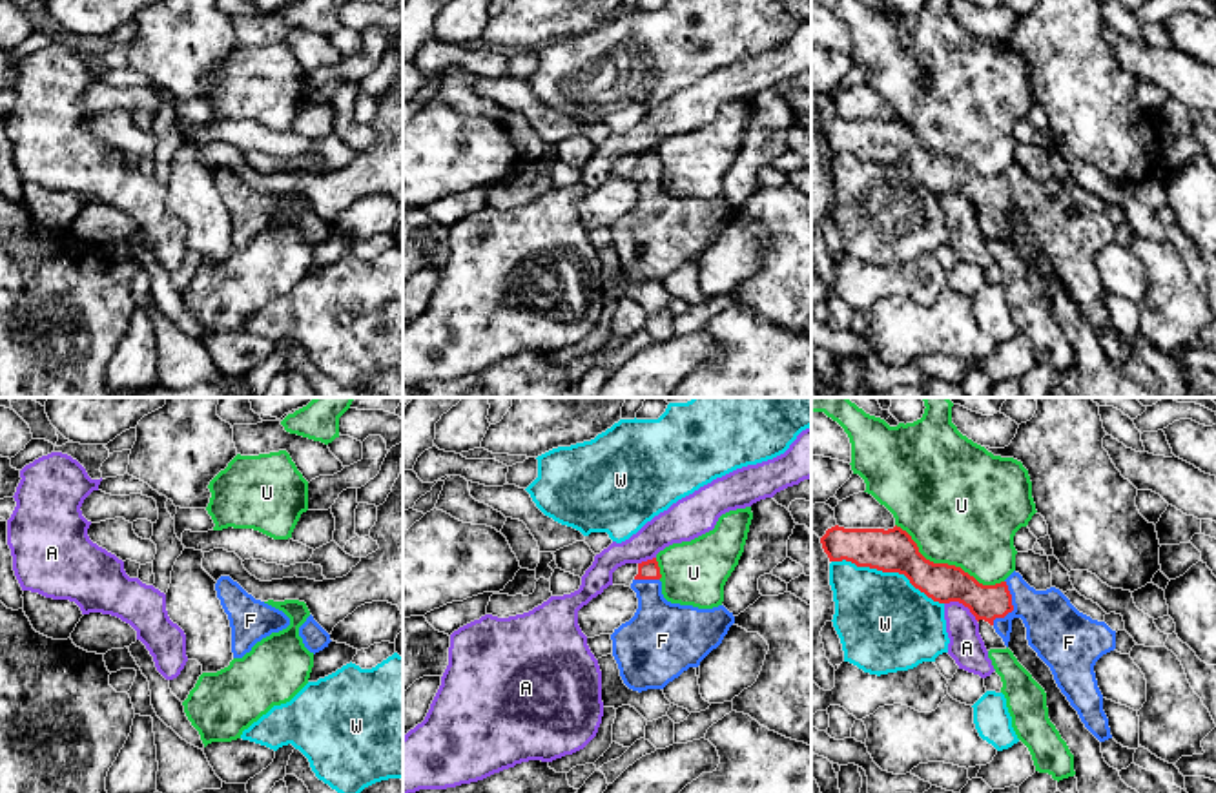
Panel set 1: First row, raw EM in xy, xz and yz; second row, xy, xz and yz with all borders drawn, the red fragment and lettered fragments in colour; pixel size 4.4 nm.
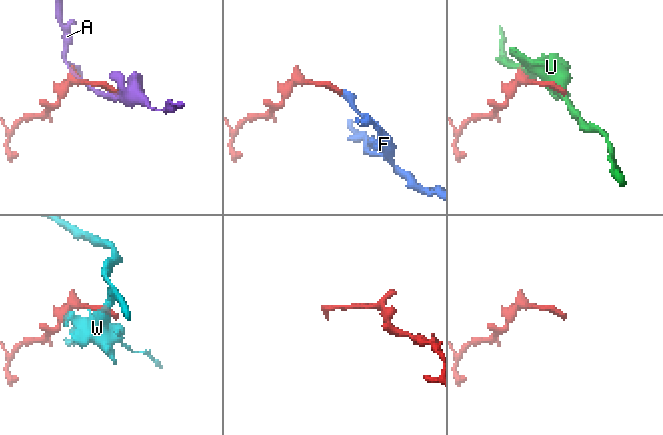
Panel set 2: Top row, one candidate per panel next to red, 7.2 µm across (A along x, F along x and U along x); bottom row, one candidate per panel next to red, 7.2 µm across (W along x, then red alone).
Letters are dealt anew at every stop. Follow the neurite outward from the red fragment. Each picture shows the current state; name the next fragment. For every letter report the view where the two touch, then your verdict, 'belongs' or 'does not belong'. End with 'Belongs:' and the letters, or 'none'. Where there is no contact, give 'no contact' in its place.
A: yz | does not belong
F: yz | belongs
U: yz | does not belong
W: yz | does not belong
Belongs: F

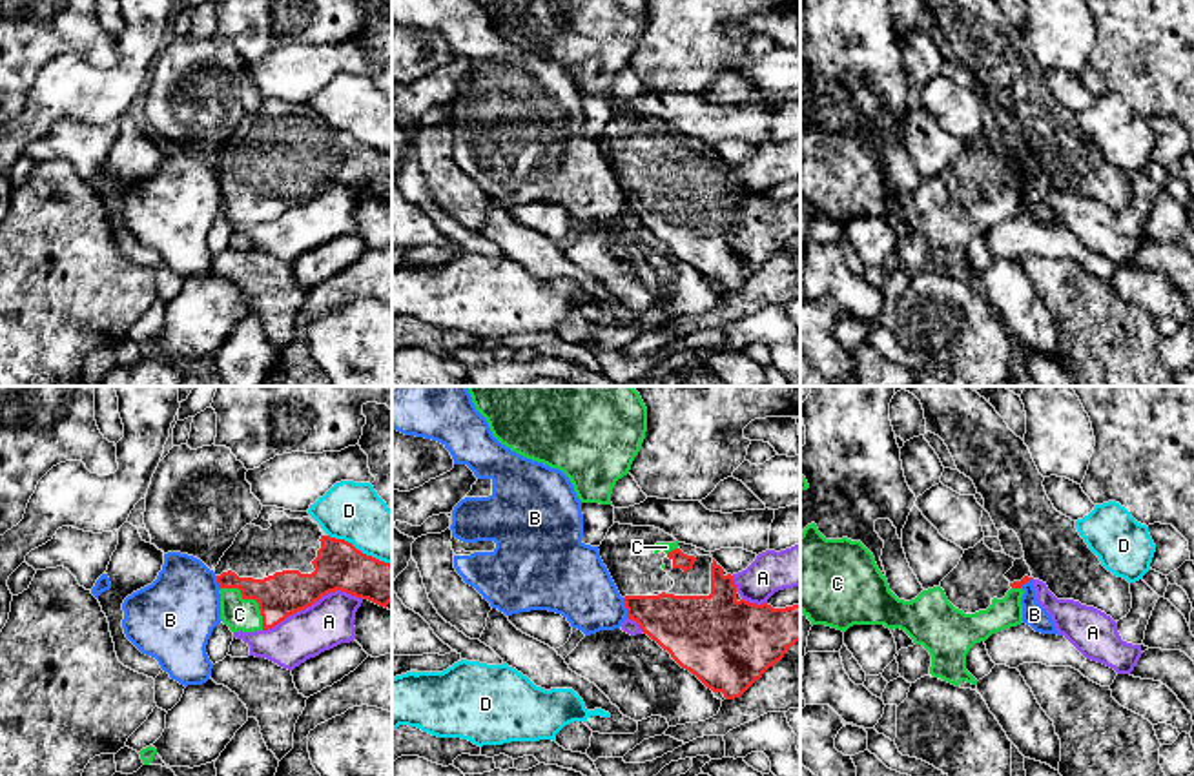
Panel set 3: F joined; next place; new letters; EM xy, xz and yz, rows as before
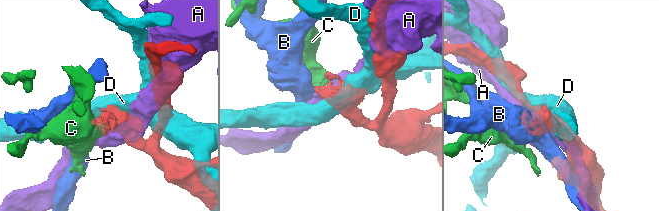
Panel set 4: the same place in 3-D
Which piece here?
A: xy | does not belong
B: xz | does not belong
C: xy | belongs
D: xy | does not belong
Belongs: C

